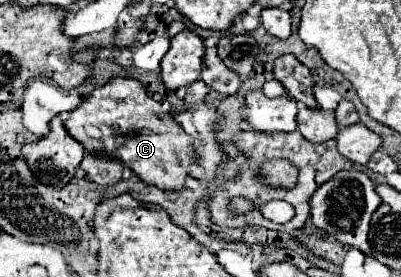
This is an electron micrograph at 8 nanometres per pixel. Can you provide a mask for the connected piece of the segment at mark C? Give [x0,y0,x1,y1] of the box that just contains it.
[64,77,194,191]

